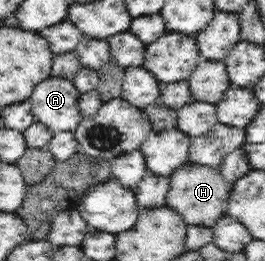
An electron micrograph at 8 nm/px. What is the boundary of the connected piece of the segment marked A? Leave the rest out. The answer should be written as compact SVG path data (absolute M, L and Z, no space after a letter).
M50 76L29 97L34 119L53 133L75 132L82 119L77 106L80 95L71 79Z

